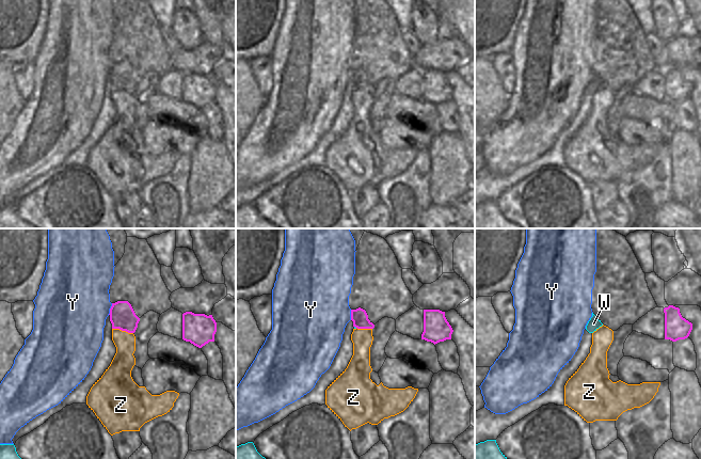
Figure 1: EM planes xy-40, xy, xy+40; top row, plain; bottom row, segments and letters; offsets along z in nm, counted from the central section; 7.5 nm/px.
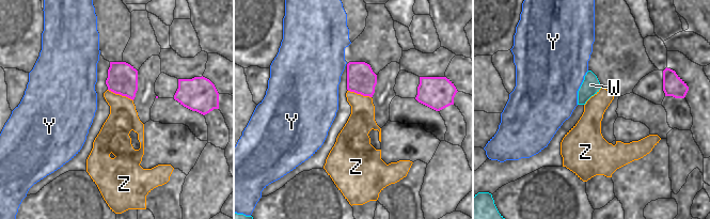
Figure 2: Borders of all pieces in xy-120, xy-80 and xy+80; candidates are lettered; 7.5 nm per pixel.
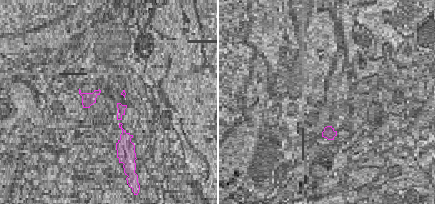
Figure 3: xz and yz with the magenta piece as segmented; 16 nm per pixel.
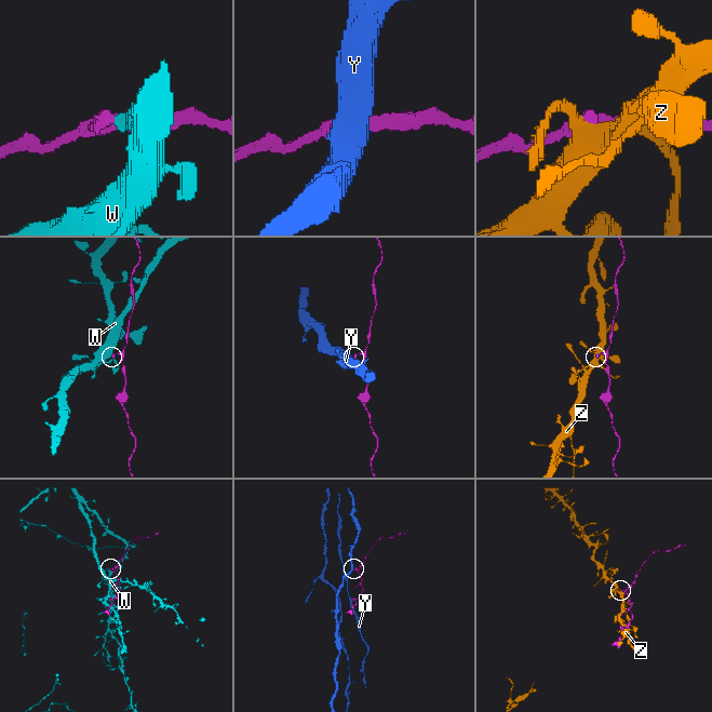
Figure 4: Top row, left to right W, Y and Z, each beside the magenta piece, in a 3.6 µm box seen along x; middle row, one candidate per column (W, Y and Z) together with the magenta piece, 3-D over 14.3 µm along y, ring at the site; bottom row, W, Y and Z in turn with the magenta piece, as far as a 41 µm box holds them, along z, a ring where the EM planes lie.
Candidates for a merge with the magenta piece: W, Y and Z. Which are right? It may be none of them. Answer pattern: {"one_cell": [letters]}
{"one_cell": []}

